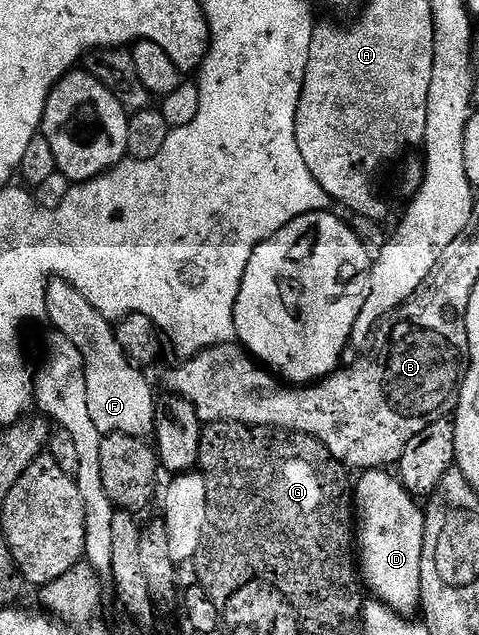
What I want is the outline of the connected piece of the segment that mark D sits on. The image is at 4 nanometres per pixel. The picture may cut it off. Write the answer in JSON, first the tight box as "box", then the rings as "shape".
{"box":[355,470,425,618],"shape":[[[365,470],[355,480],[355,516],[359,521],[359,572],[366,589],[374,592],[384,607],[406,618],[421,606],[421,563],[425,549],[425,514],[420,504],[402,486],[396,475],[385,470]]]}

